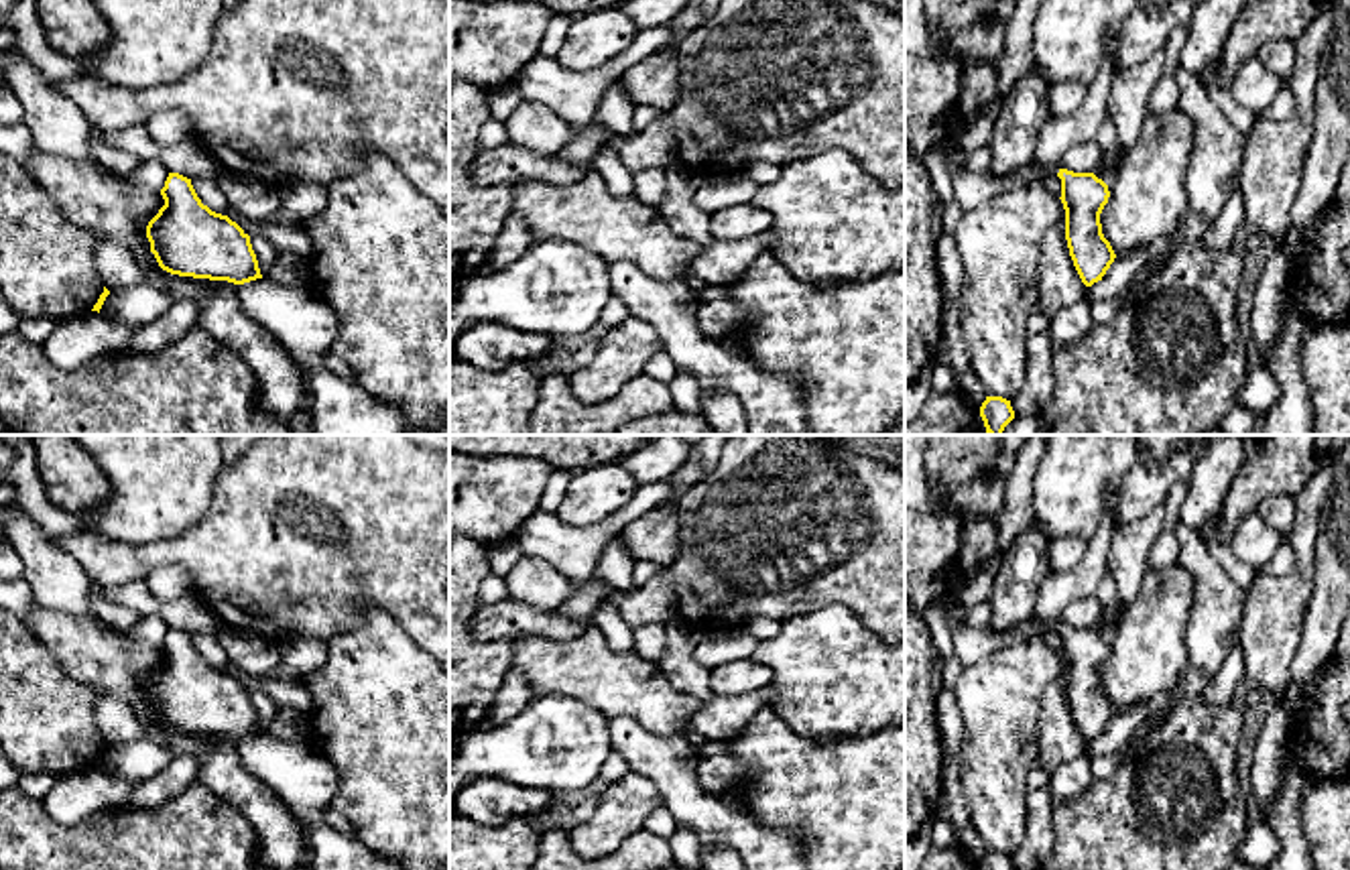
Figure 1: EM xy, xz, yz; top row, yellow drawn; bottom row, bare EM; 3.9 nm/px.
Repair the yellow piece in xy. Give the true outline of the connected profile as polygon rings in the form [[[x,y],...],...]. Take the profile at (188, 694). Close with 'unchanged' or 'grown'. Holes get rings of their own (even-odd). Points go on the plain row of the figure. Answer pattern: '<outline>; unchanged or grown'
[[[169,628],[165,661],[146,681],[150,707],[171,730],[244,740],[262,734],[250,691],[197,652],[191,634]]]; unchanged

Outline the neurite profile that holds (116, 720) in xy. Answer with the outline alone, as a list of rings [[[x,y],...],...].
[[[98,693],[96,722],[108,746],[124,746],[144,736],[132,707],[110,693]]]

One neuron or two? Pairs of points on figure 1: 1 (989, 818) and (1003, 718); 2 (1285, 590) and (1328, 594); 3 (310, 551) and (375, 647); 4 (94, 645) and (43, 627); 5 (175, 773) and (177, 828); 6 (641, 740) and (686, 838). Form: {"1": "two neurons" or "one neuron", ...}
{"1": "one neuron", "2": "two neurons", "3": "two neurons", "4": "one neuron", "5": "two neurons", "6": "two neurons"}

